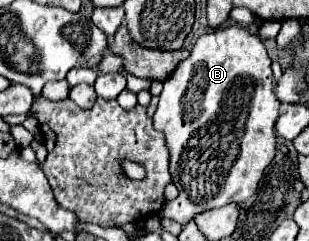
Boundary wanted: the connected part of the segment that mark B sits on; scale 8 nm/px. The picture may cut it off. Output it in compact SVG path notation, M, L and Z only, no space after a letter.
M266 20L259 27L259 35L253 35L241 25L231 25L201 35L193 45L189 57L183 59L165 79L157 111L153 115L153 127L165 137L165 145L171 157L169 171L173 177L173 185L179 189L179 197L165 203L165 207L161 209L163 217L171 217L185 225L197 213L227 203L241 203L257 191L265 167L275 157L275 123L279 119L281 105L277 95L273 93L271 59L261 39L275 38L281 26L282 21Z

